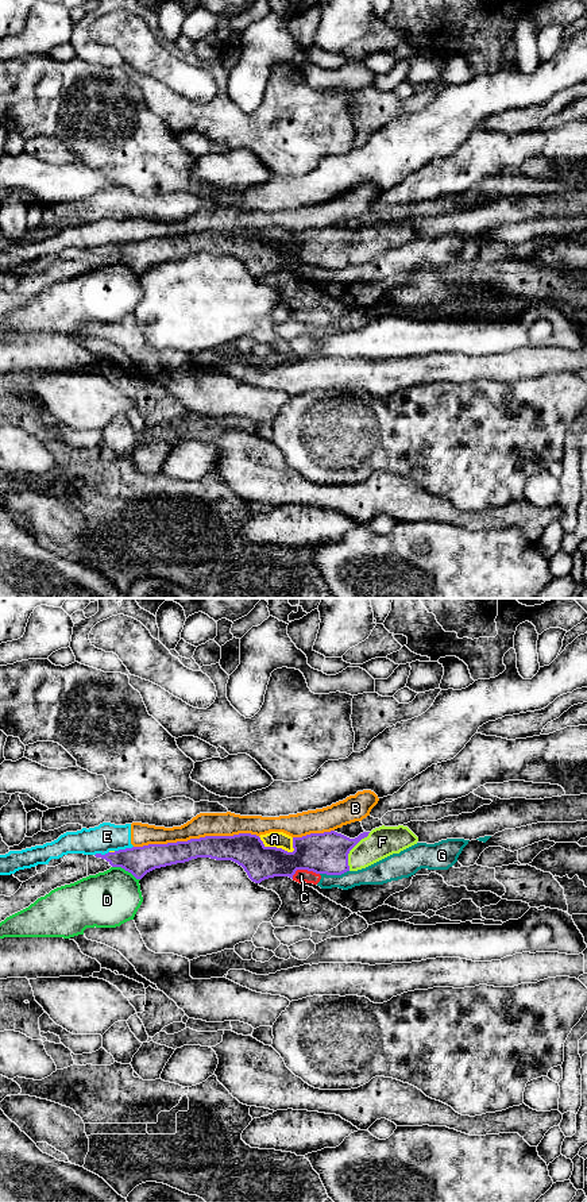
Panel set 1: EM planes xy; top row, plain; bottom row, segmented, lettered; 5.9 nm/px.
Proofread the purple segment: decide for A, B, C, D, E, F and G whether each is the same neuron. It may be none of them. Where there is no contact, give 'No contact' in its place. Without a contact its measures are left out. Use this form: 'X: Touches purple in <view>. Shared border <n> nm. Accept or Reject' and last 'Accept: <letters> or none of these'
A: Touches purple in xy. Shared border 240 nm. Reject
B: Touches purple in xy. Shared border 750 nm. Reject
C: Touches purple in xy. Shared border 170 nm. Reject
D: Touches purple in xy. Shared border 190 nm. Reject
E: Touches purple in xy. Shared border 120 nm. Reject
F: Touches purple in xy. Shared border 260 nm. Accept
G: Touches purple in xy. Shared border 180 nm. Reject
Accept: F

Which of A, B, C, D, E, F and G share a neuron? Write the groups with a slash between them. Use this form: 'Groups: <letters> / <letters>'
Groups: A / B E / C D G / F

